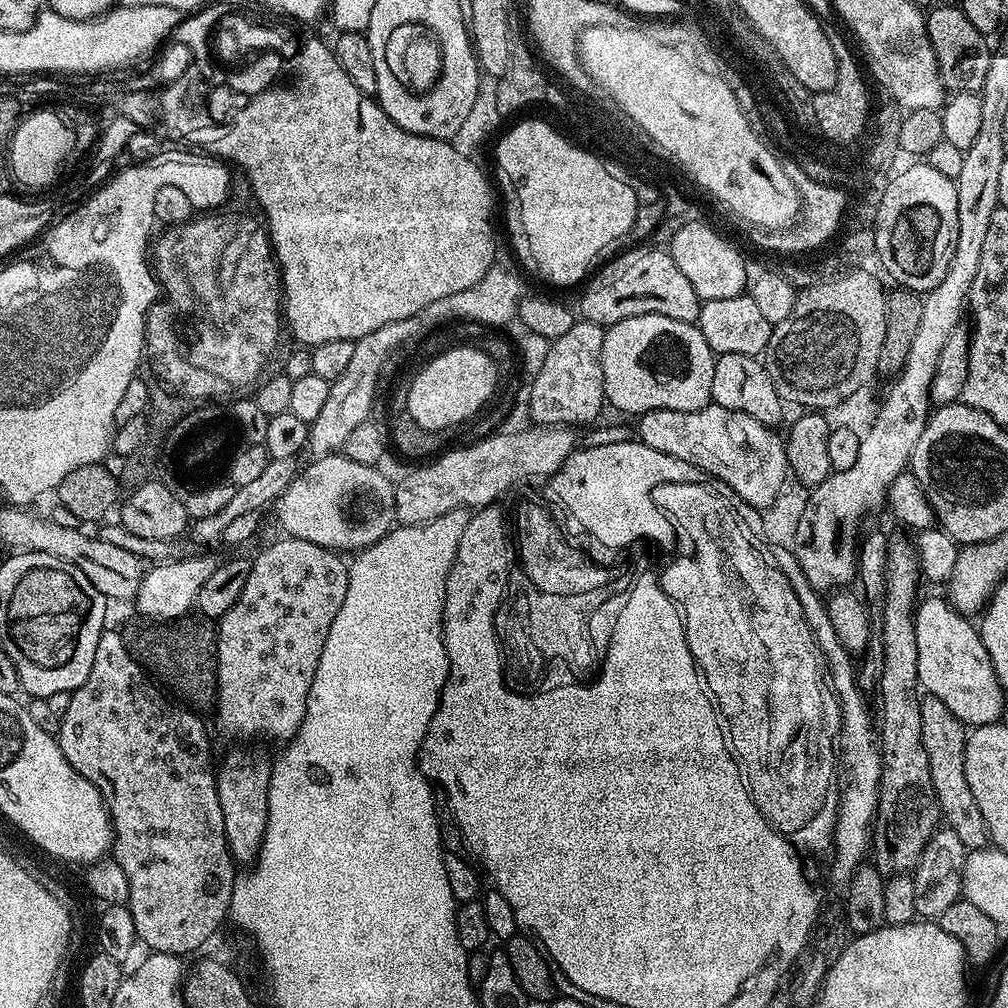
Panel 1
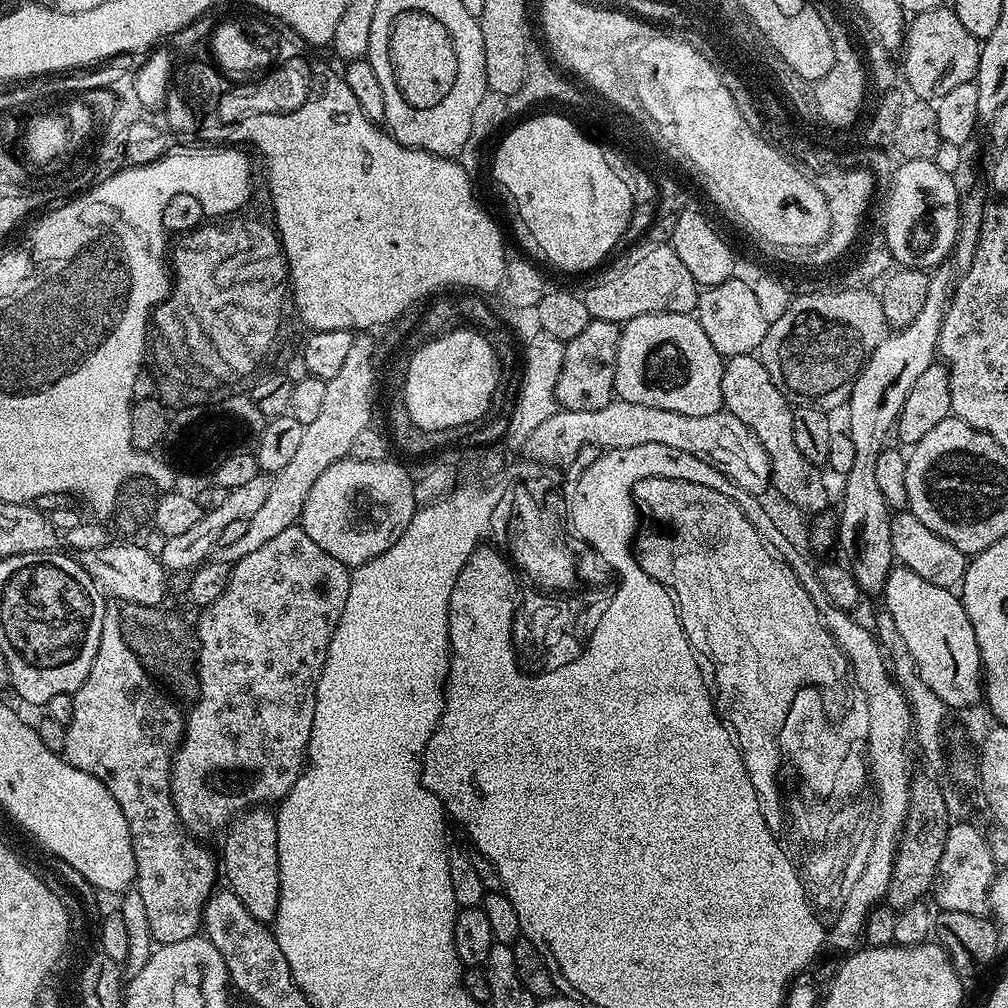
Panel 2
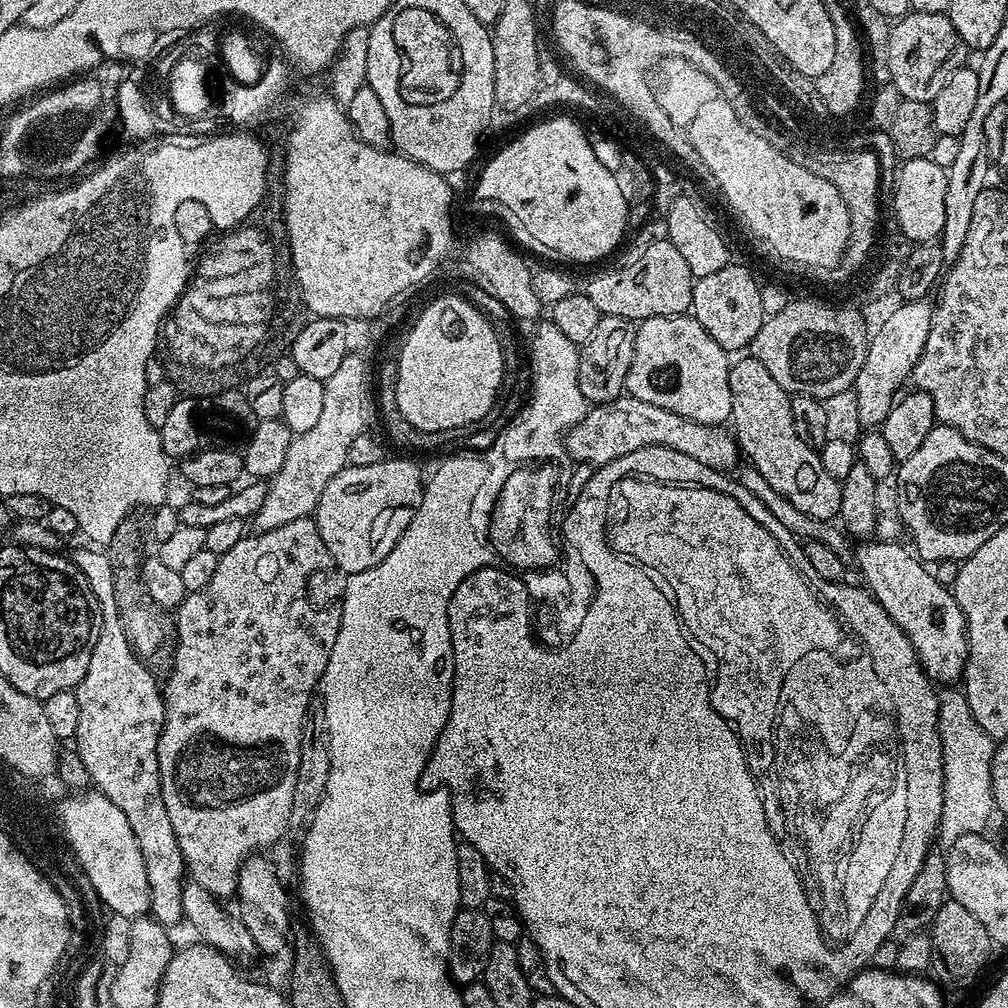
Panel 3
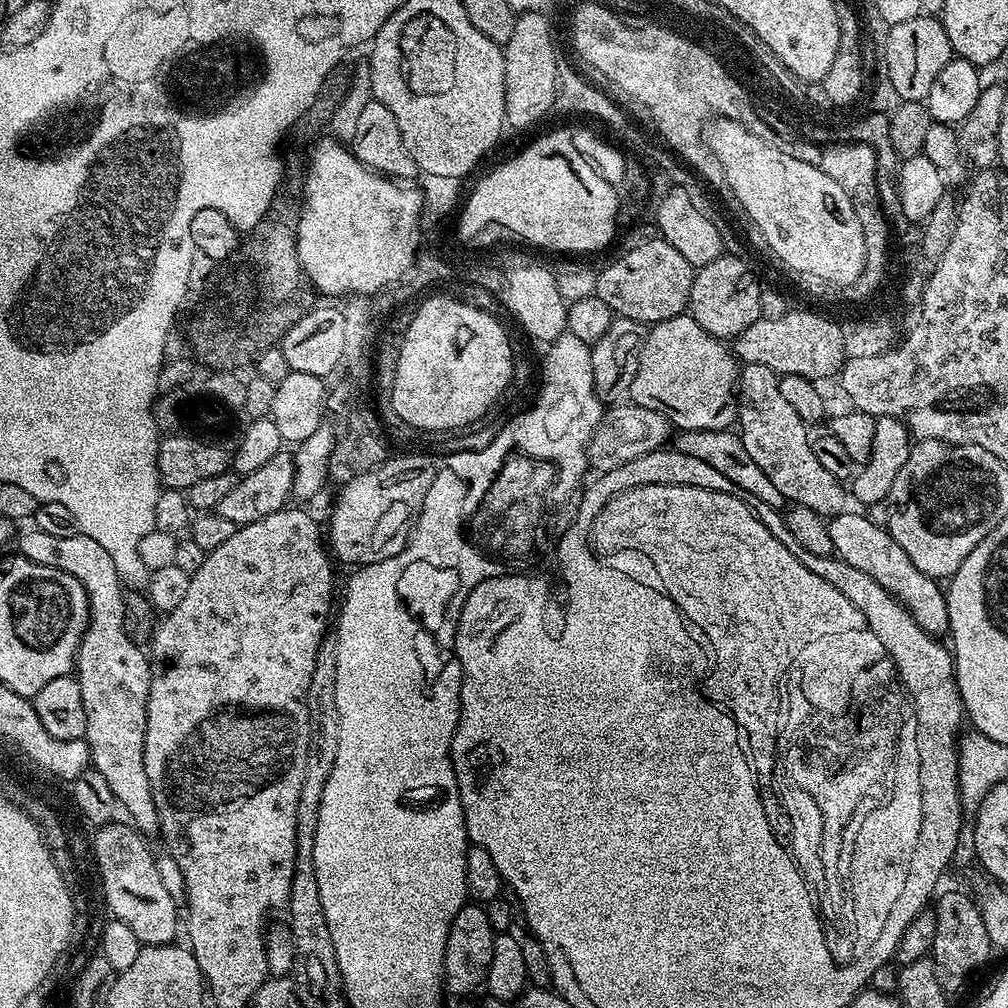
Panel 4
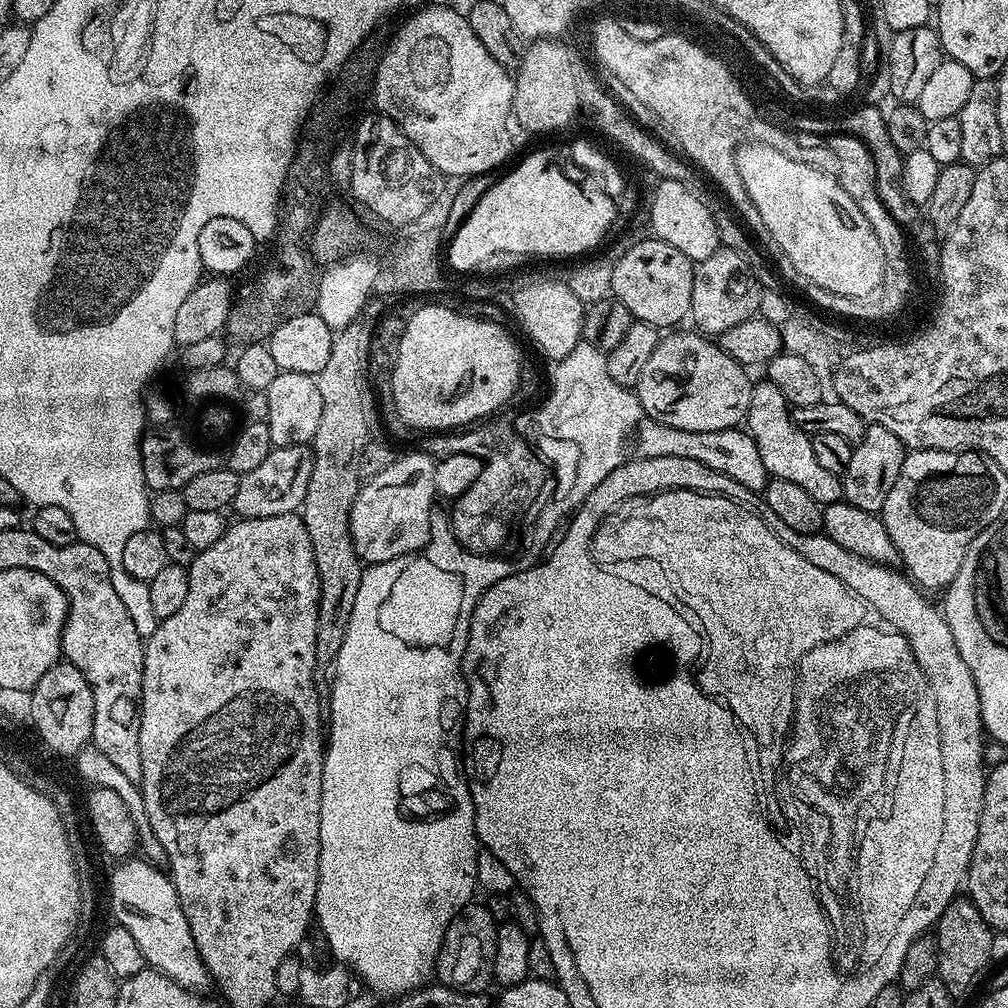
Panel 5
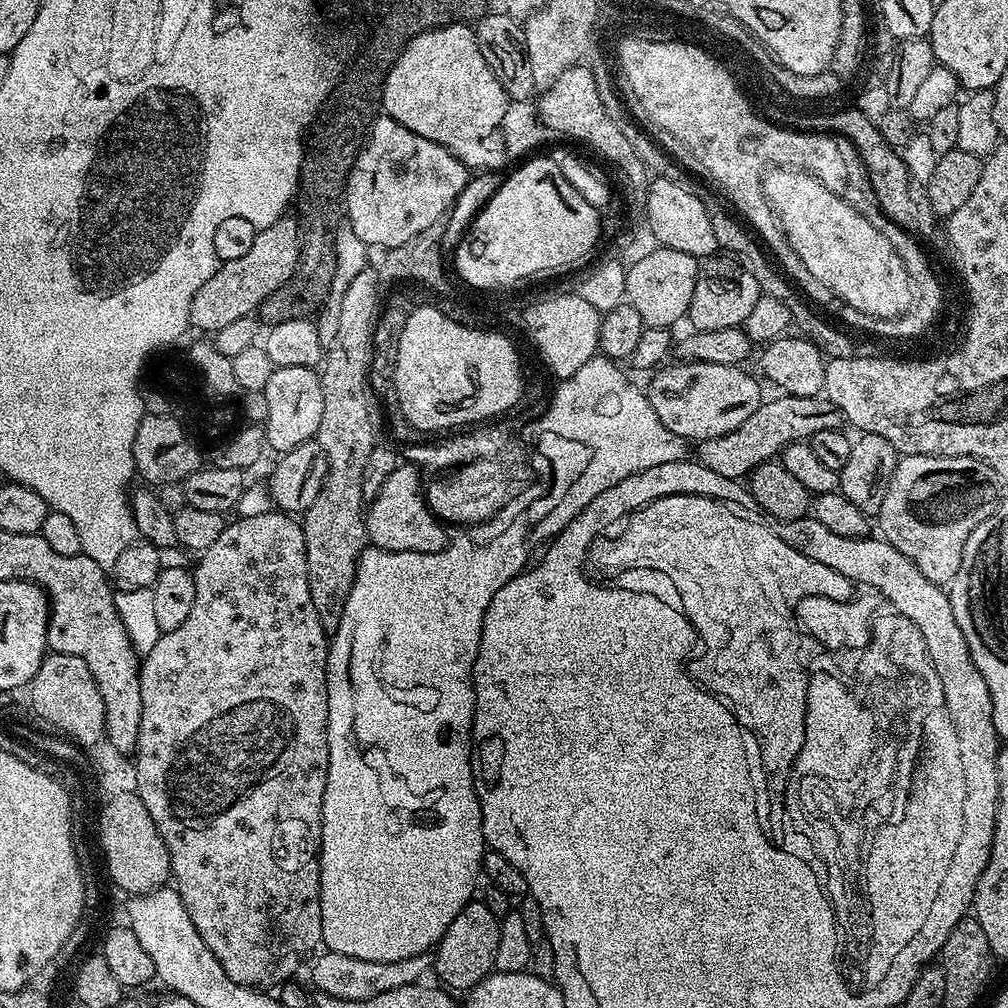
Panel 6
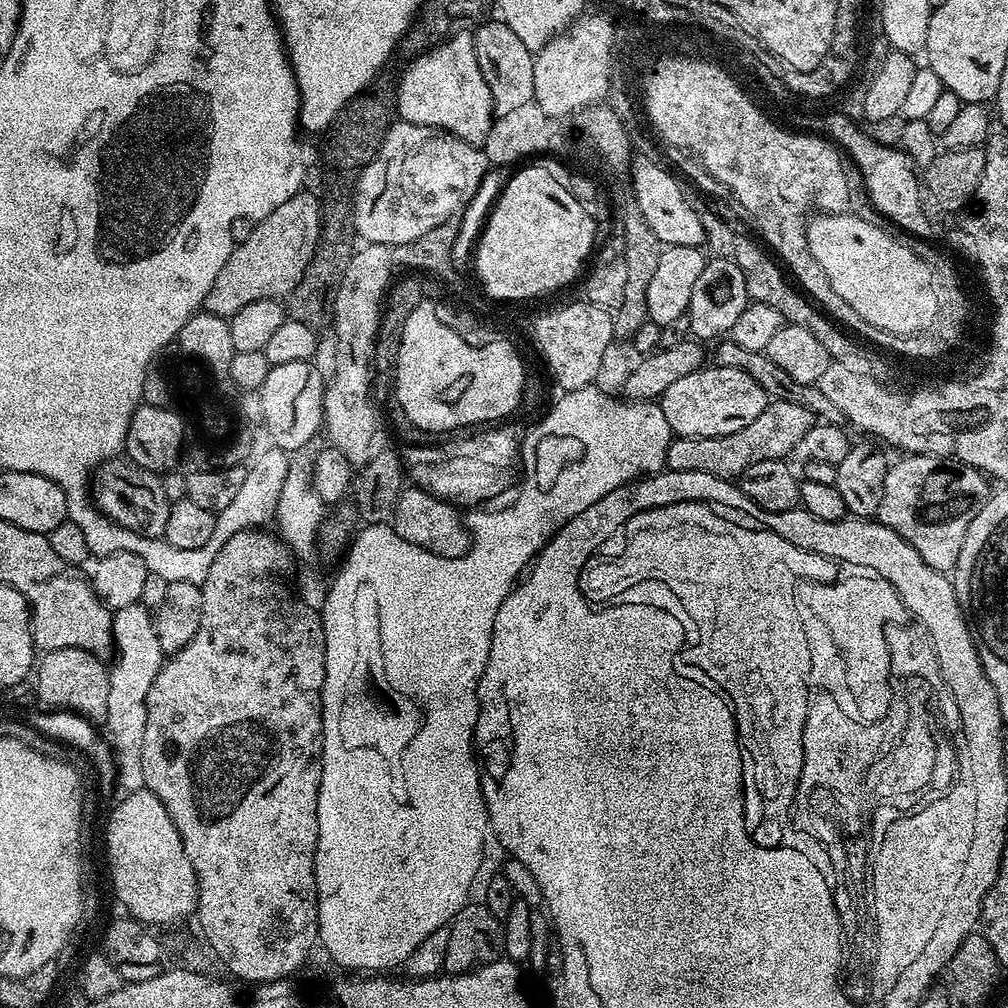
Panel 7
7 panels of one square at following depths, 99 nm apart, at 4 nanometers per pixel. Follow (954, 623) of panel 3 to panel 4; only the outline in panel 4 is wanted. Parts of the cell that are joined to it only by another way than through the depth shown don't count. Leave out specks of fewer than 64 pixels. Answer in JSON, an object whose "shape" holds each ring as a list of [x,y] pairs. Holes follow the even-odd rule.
{"shape":[[[849,510],[831,517],[827,521],[830,530],[830,542],[835,555],[845,560],[854,570],[862,570],[862,574],[870,574],[882,590],[886,590],[900,605],[918,622],[918,626],[929,636],[943,637],[948,629],[948,597],[945,589],[931,576],[922,574],[914,562],[898,542],[894,542],[883,523],[875,524],[868,516]]]}

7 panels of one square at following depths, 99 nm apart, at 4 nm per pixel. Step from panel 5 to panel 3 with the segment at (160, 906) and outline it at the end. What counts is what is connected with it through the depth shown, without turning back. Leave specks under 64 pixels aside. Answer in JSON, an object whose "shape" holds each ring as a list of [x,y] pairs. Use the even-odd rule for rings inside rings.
{"shape":[[[88,790],[83,799],[68,801],[68,804],[63,806],[63,816],[65,826],[63,829],[67,829],[68,838],[71,840],[69,849],[71,855],[75,857],[76,862],[79,865],[79,871],[83,873],[83,876],[93,884],[93,888],[96,891],[97,898],[100,903],[109,913],[117,916],[126,916],[129,918],[135,918],[137,916],[145,915],[151,909],[152,902],[150,896],[150,881],[146,878],[146,862],[142,862],[142,850],[138,850],[138,838],[134,838],[134,830],[130,830],[130,822],[126,822],[126,814],[122,814],[122,810],[118,810],[118,806],[114,806],[114,802],[110,802],[110,798],[106,798],[98,790]]]}

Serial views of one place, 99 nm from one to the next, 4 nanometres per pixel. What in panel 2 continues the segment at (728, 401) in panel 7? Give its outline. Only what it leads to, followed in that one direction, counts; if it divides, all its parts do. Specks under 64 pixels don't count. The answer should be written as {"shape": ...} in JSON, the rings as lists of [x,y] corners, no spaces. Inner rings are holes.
{"shape":[[[651,312],[627,320],[621,327],[614,370],[616,396],[621,400],[687,416],[714,414],[724,408],[723,373],[724,360],[710,346],[695,315]]]}

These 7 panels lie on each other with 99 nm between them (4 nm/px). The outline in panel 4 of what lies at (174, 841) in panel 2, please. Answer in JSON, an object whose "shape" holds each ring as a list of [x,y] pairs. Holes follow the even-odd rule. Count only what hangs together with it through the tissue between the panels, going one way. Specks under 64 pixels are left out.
{"shape":[[[33,527],[29,532],[21,531],[15,537],[14,548],[19,555],[28,560],[38,562],[42,566],[50,566],[78,578],[88,595],[88,628],[84,631],[84,637],[80,643],[80,649],[76,655],[74,675],[82,686],[82,706],[86,706],[86,730],[84,739],[89,746],[91,767],[114,790],[117,805],[128,811],[127,819],[131,821],[137,832],[141,834],[153,834],[160,831],[160,819],[158,810],[154,806],[154,794],[150,790],[150,782],[146,778],[146,766],[144,765],[144,743],[146,742],[146,722],[148,721],[148,695],[150,694],[150,674],[152,665],[139,643],[128,635],[128,629],[124,627],[124,598],[125,585],[120,583],[120,575],[114,566],[114,558],[106,550],[106,546],[100,545],[97,540],[87,534],[81,534],[74,538],[58,538],[51,534],[42,534],[42,530]]]}

